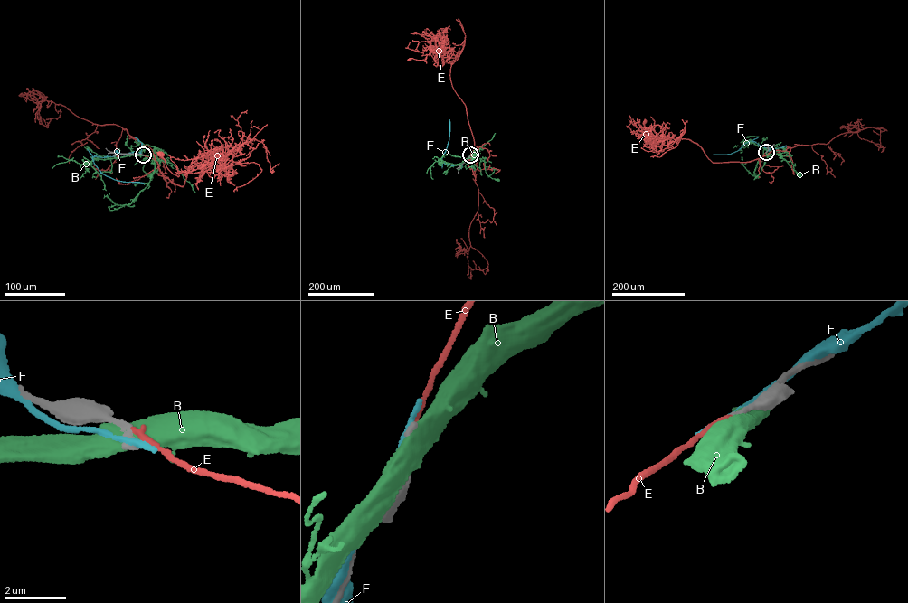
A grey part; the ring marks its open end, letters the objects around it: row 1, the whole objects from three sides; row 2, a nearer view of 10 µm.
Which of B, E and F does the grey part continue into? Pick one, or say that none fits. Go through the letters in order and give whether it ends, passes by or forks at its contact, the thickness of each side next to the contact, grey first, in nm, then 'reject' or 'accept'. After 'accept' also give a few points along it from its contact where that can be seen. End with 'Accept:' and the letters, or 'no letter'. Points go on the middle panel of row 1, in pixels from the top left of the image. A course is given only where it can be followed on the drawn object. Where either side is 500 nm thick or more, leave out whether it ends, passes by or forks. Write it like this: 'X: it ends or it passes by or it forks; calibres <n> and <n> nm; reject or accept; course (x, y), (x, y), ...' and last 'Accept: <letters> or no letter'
B: calibres 200 and 650 nm; reject
E: it ends; calibres 190 and 190 nm; accept; course (470, 155), (475, 146), (466, 107), (449, 77), (457, 52), (443, 47), (426, 60), (409, 60)
F: it ends; calibres 170 and 200 nm; reject
Accept: E

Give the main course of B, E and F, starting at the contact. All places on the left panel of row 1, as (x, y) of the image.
B: (143, 155), (152, 155), (153, 150), (158, 148), (156, 155), (147, 160), (143, 168), (150, 175)
E: (144, 155), (183, 186), (194, 158), (227, 146), (242, 149), (177, 176), (159, 154)
F: (144, 155), (118, 152), (113, 156), (92, 157), (97, 167), (107, 176), (124, 182), (144, 183)

